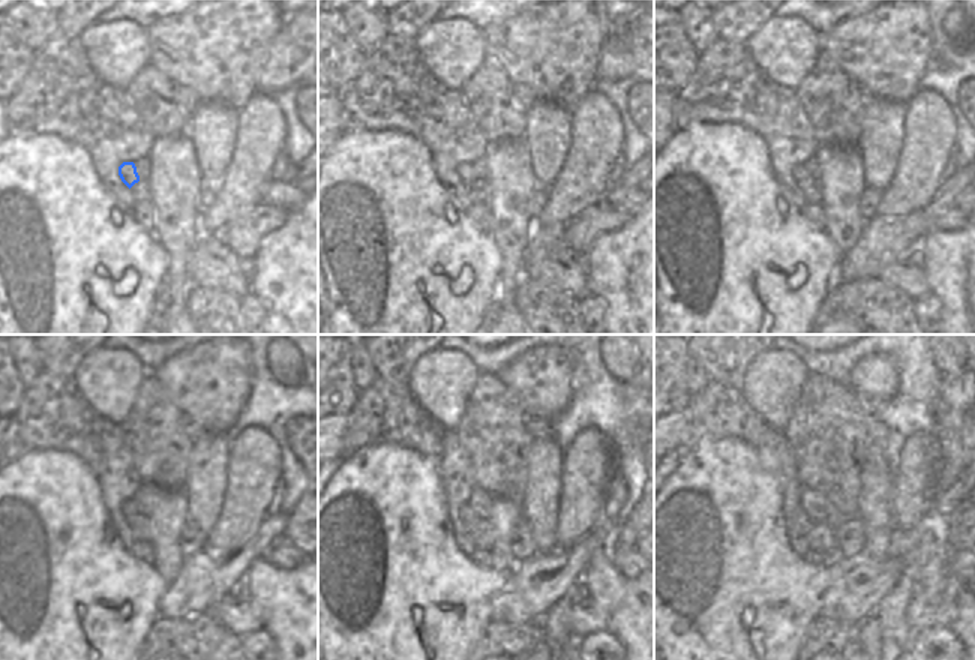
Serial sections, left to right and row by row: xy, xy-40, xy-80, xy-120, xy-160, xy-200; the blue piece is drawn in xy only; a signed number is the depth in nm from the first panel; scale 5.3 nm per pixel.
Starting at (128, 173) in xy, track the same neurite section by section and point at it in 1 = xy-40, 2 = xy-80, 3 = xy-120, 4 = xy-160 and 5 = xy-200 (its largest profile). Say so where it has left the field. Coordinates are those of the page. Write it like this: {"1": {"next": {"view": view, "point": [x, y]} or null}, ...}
{"1": {"next": {"view": "xy-40", "point": [465, 173]}}, "2": {"next": {"view": "xy-80", "point": [801, 176]}}, "3": {"next": {"view": "xy-120", "point": [129, 512]}}, "4": {"next": {"view": "xy-160", "point": [467, 515]}}, "5": {"next": {"view": "xy-200", "point": [801, 521]}}}

